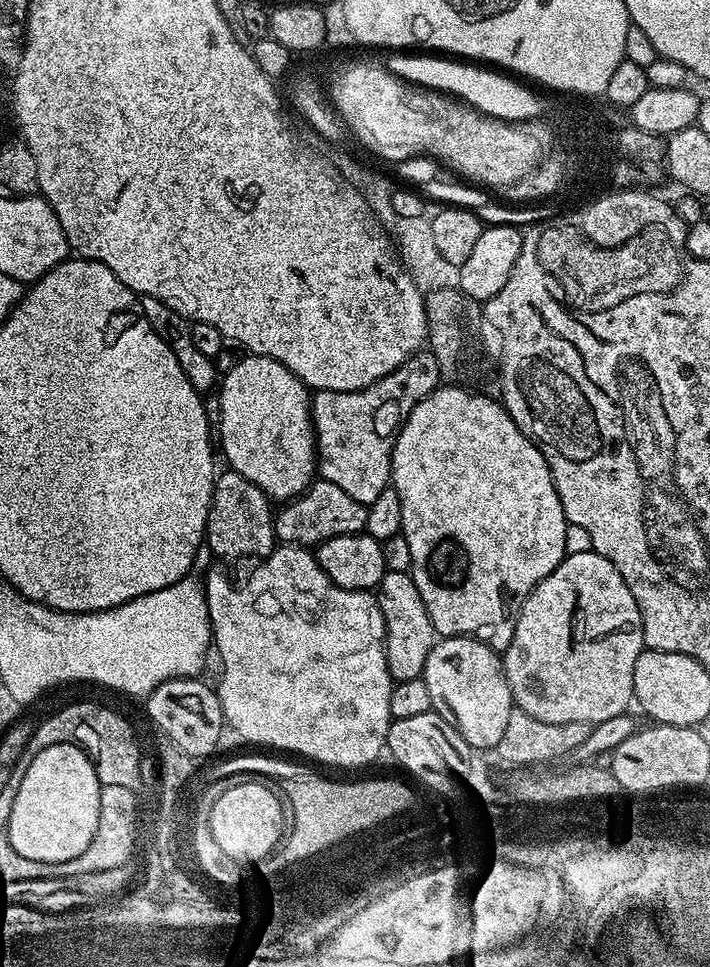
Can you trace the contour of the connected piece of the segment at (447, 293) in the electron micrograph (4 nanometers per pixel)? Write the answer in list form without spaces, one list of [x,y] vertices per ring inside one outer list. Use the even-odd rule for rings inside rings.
[[[457,288],[434,289],[424,298],[428,319],[427,347],[438,362],[440,379],[445,385],[467,388],[476,394],[492,394],[498,388],[496,361],[484,347],[482,304]]]

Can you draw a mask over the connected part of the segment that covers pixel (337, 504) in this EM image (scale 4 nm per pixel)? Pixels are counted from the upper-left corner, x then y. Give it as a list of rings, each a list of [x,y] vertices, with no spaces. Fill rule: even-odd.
[[[316,478],[301,496],[279,505],[275,513],[275,539],[285,544],[318,546],[330,538],[359,536],[364,532],[367,513],[368,505],[358,502],[358,498],[350,498],[342,486]]]

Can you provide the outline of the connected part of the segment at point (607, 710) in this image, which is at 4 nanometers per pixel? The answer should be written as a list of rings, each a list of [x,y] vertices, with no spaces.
[[[585,550],[585,552],[573,551],[565,555],[564,561],[553,570],[534,591],[524,599],[520,607],[518,622],[514,626],[514,638],[510,638],[510,646],[502,653],[502,676],[506,681],[506,688],[512,691],[515,707],[520,708],[526,714],[534,714],[534,718],[542,718],[542,722],[582,722],[583,724],[597,724],[606,722],[606,718],[625,715],[629,711],[628,703],[634,700],[634,662],[646,650],[644,647],[644,631],[642,630],[642,614],[638,610],[638,602],[634,602],[634,594],[630,594],[630,586],[622,582],[622,574],[614,570],[614,566],[606,558],[602,558],[597,552]]]

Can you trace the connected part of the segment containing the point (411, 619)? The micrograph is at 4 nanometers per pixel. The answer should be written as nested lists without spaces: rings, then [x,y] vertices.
[[[385,571],[375,597],[384,619],[384,649],[393,681],[421,679],[438,637],[434,622],[430,622],[430,614],[426,614],[426,602],[422,602],[422,594],[418,594],[418,586],[414,586],[408,572]]]

